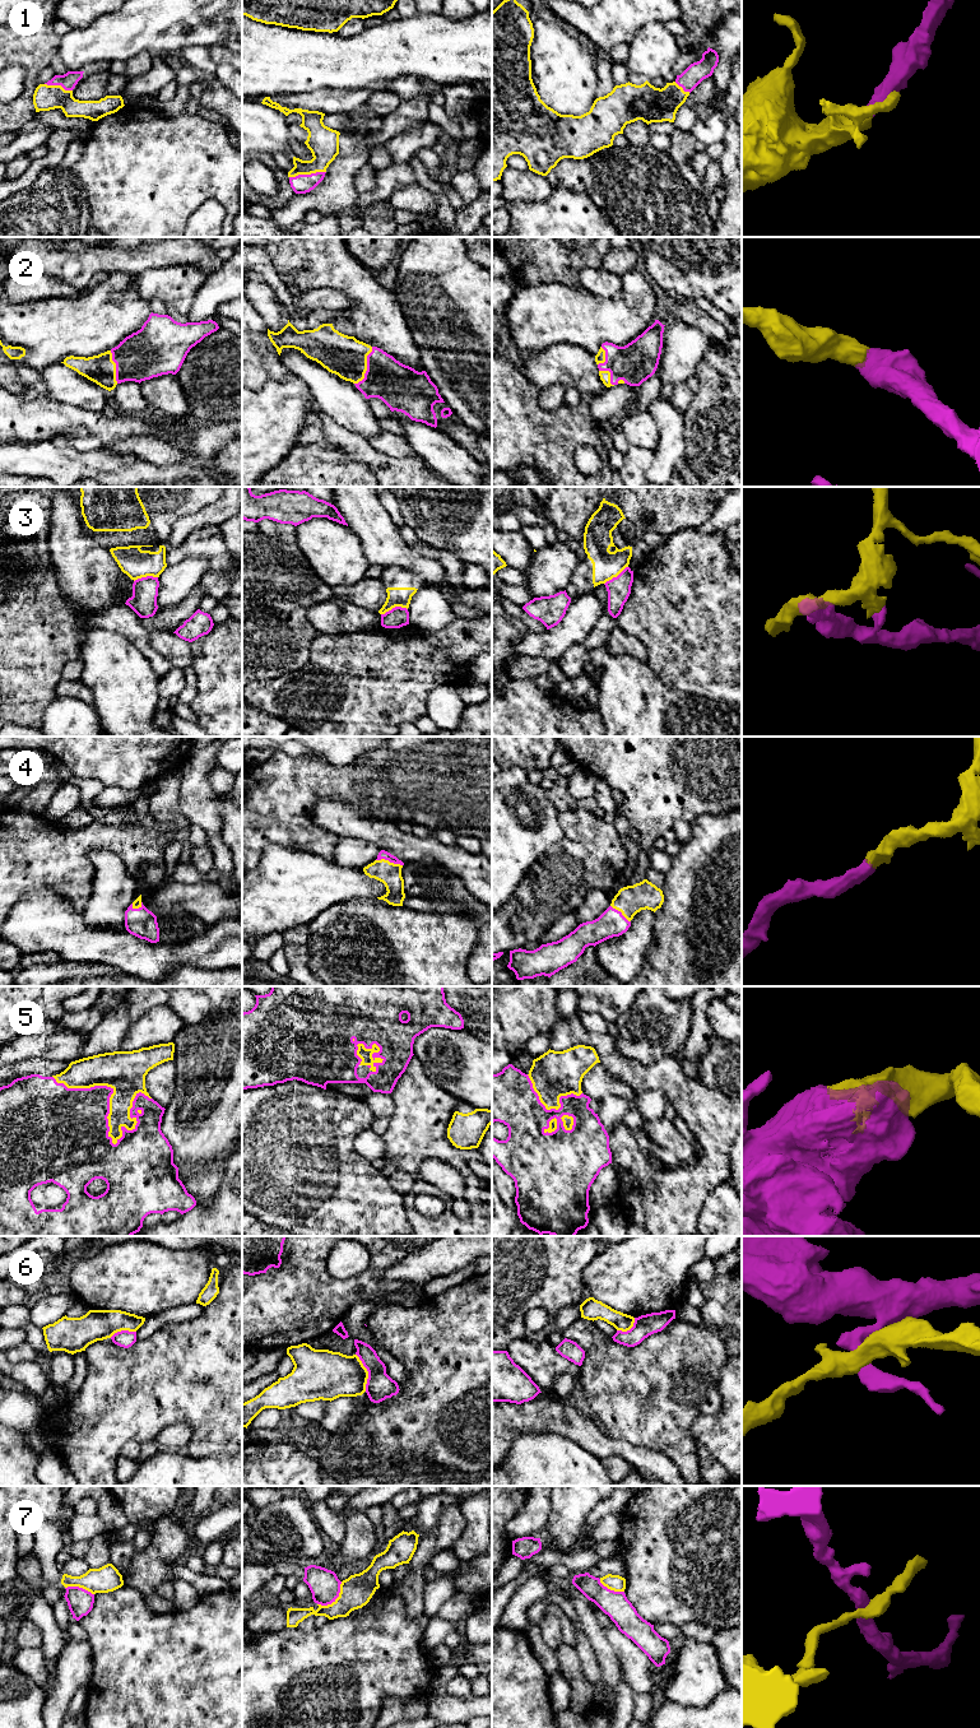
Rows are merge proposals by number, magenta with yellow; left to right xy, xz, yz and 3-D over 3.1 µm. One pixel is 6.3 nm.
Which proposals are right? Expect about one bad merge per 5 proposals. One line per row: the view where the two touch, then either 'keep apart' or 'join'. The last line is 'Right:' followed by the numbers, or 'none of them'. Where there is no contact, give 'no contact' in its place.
1: contact in xz; join
2: contact in xz; join
3: contact in xz; keep apart
4: contact in xz; join
5: contact in xy; join
6: contact in xz; keep apart
7: contact in xz; keep apart
Right: 1, 2, 4, 5

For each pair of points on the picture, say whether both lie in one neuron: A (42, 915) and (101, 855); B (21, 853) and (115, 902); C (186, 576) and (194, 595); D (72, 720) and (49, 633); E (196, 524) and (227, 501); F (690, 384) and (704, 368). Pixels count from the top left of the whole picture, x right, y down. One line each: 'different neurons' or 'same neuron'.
A: different neurons
B: different neurons
C: different neurons
D: different neurons
E: same neuron
F: different neurons

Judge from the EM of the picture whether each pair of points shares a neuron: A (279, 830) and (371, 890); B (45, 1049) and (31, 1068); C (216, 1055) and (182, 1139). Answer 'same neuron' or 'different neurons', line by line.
A: different neurons
B: different neurons
C: same neuron

